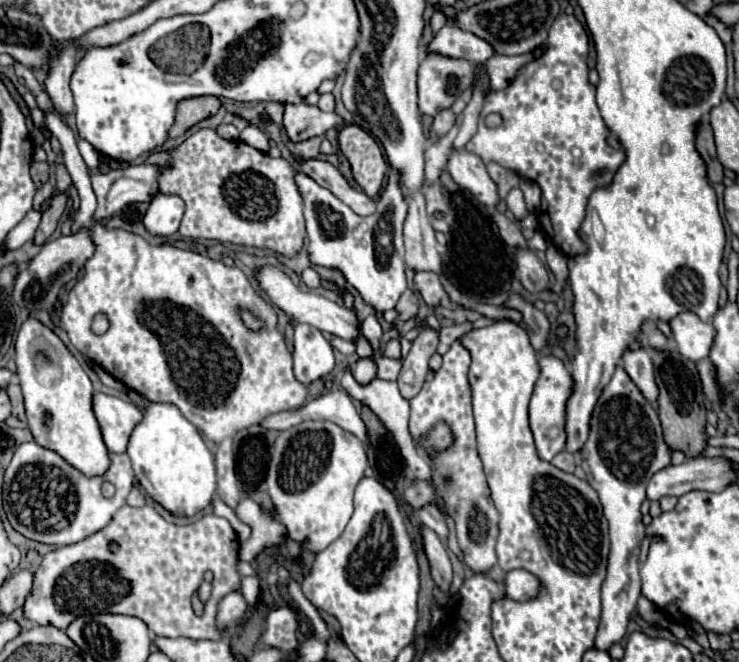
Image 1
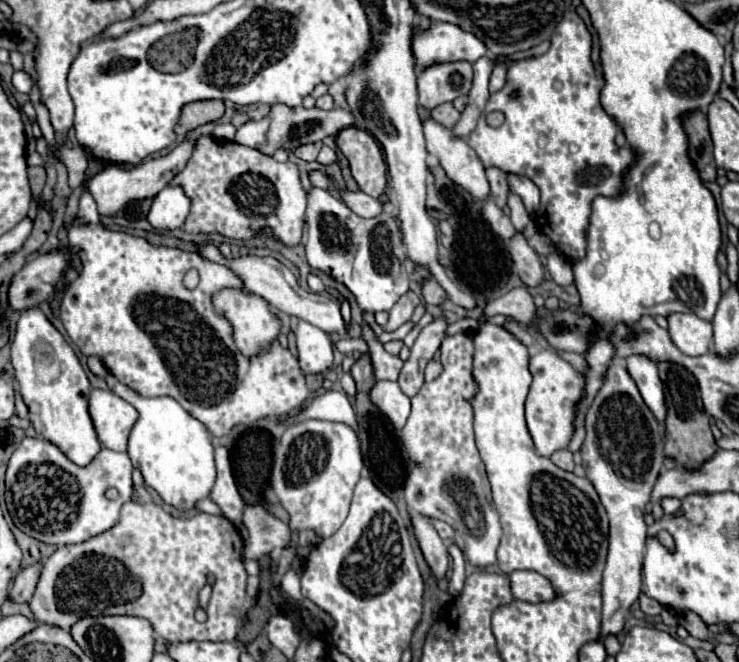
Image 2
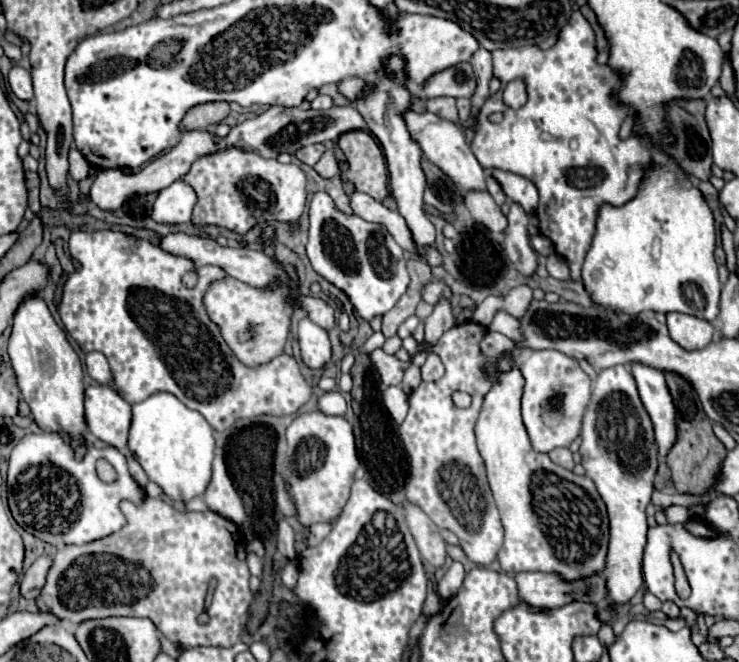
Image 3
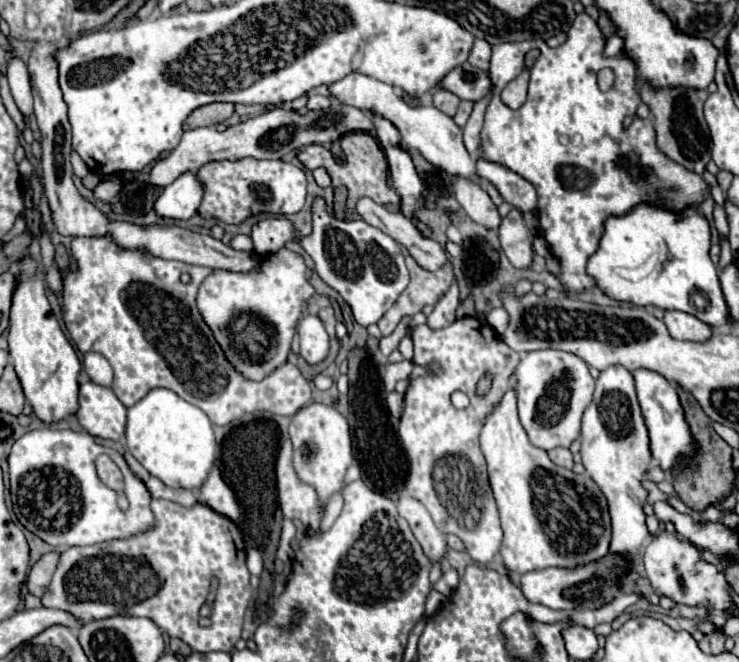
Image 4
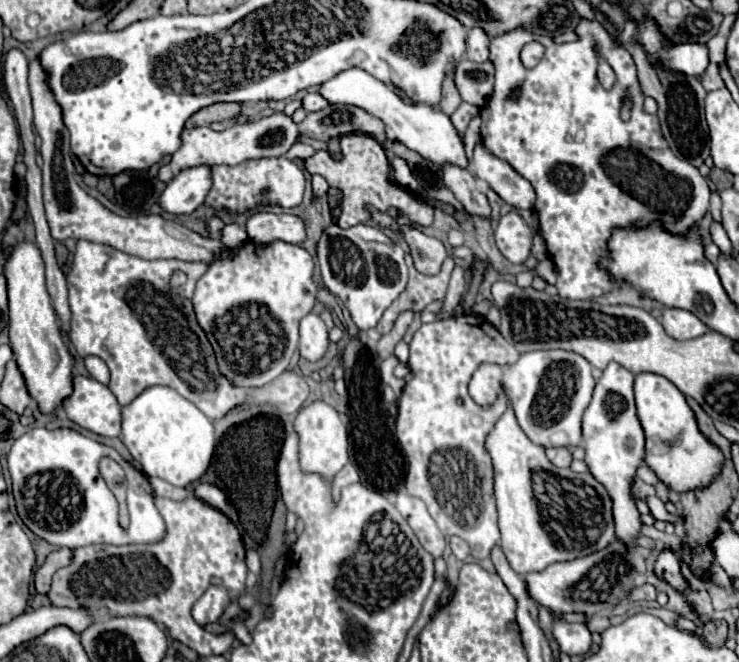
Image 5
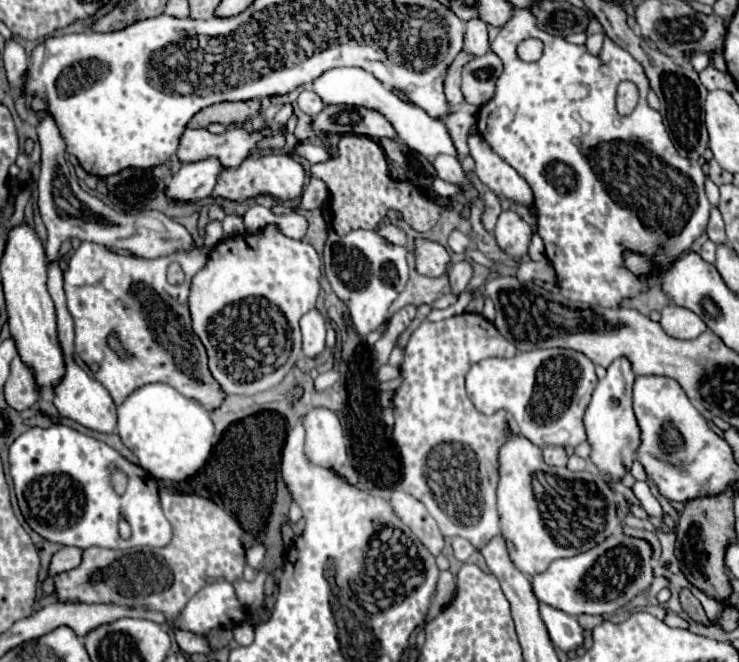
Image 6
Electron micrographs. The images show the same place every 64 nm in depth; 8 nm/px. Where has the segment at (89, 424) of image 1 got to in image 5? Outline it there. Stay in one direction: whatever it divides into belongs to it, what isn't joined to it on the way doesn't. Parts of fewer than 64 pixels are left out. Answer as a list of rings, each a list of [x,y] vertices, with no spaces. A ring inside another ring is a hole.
[[[18,240],[4,266],[4,276],[8,282],[8,304],[10,304],[10,346],[18,368],[26,378],[30,396],[38,402],[44,414],[50,414],[54,408],[60,408],[62,398],[72,390],[72,366],[74,358],[70,356],[50,294],[44,282],[44,260],[40,248],[30,240]]]

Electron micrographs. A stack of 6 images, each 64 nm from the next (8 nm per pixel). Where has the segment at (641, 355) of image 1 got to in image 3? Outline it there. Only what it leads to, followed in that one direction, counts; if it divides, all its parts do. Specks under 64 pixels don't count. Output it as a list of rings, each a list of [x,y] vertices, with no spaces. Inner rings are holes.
[[[632,366],[630,372],[638,384],[642,404],[652,420],[658,454],[666,456],[668,450],[676,444],[678,426],[676,426],[676,406],[672,402],[672,394],[668,390],[664,374],[650,366]]]

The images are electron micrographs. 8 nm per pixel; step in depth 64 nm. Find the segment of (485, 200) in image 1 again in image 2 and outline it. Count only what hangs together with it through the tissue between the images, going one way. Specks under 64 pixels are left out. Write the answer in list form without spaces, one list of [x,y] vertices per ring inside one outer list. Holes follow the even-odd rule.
[[[434,118],[422,120],[422,130],[424,130],[428,154],[432,154],[432,156],[438,158],[438,162],[444,168],[446,176],[452,182],[456,182],[458,186],[462,186],[466,192],[470,192],[474,198],[488,198],[490,196],[490,186],[488,186],[486,174],[484,174],[484,166],[482,166],[482,162],[478,162],[478,156],[474,154],[474,150],[466,144],[466,138],[454,136],[452,128],[442,126]]]

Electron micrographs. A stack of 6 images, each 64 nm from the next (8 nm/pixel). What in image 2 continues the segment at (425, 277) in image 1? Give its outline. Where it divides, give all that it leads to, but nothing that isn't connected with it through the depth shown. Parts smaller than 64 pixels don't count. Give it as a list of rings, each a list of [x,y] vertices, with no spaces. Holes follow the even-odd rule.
[[[436,280],[424,282],[424,300],[426,304],[442,304],[444,302],[444,290]]]

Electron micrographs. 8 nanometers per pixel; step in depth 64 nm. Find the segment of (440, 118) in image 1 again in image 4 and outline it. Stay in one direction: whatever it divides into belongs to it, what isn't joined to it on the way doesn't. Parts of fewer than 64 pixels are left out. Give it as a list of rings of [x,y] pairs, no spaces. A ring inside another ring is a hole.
[[[440,88],[440,90],[436,90],[432,94],[432,104],[438,106],[438,110],[442,110],[446,116],[454,116],[456,114],[458,102],[460,102],[460,98],[456,94],[452,94],[450,90],[446,90],[446,88]]]

